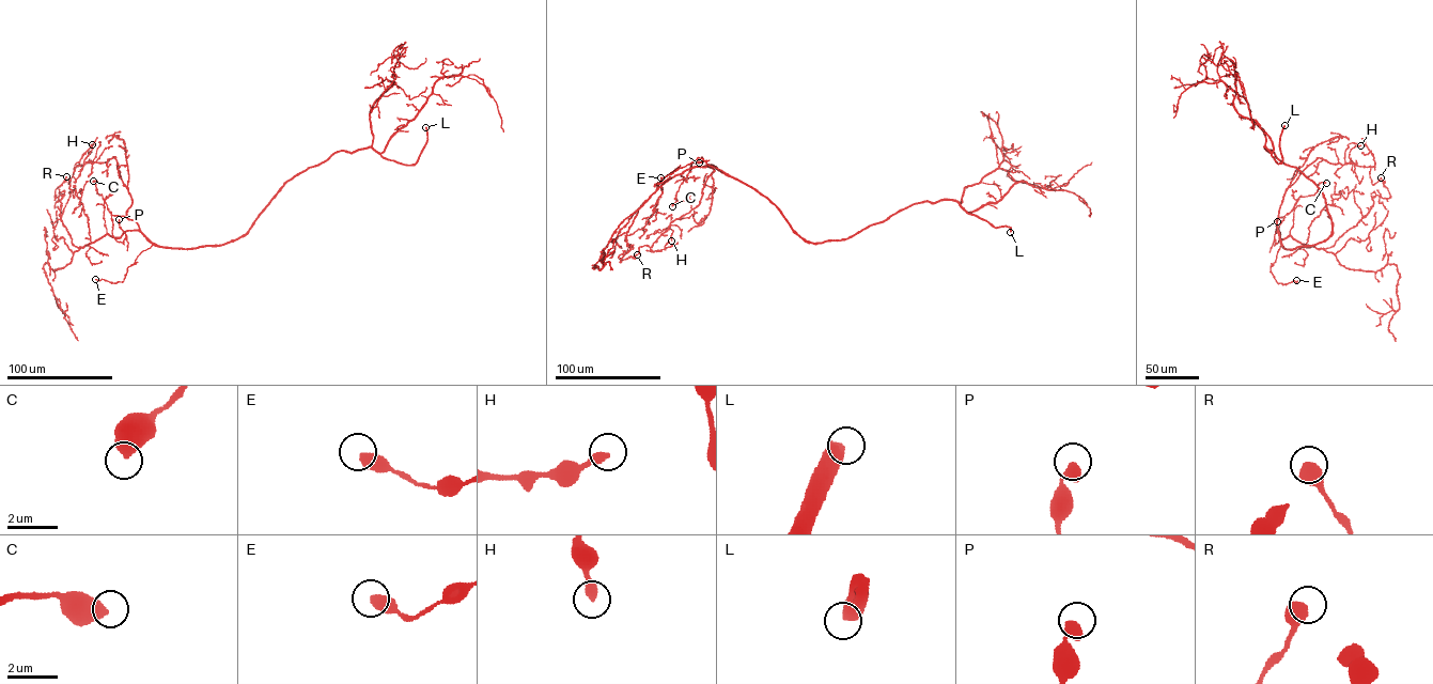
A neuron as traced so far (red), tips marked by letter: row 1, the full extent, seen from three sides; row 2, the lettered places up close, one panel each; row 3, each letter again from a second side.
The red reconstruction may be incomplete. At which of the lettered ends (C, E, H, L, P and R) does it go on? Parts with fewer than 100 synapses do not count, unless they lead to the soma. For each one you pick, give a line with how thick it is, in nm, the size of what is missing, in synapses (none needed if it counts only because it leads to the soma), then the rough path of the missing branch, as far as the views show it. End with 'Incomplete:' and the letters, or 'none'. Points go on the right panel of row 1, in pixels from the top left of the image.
L: 550 nm | (1284, 125), (1291, 103), (1287, 99)
Incomplete: L

